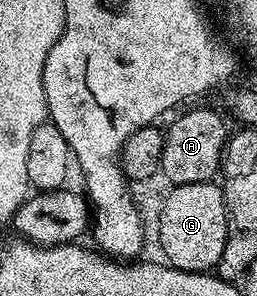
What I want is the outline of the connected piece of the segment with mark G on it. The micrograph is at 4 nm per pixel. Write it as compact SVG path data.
M208 181L190 185L173 185L161 205L161 218L157 221L157 241L161 244L161 253L166 262L174 269L188 273L208 274L216 270L223 257L224 244L227 243L228 217L225 210L224 192L210 188Z

